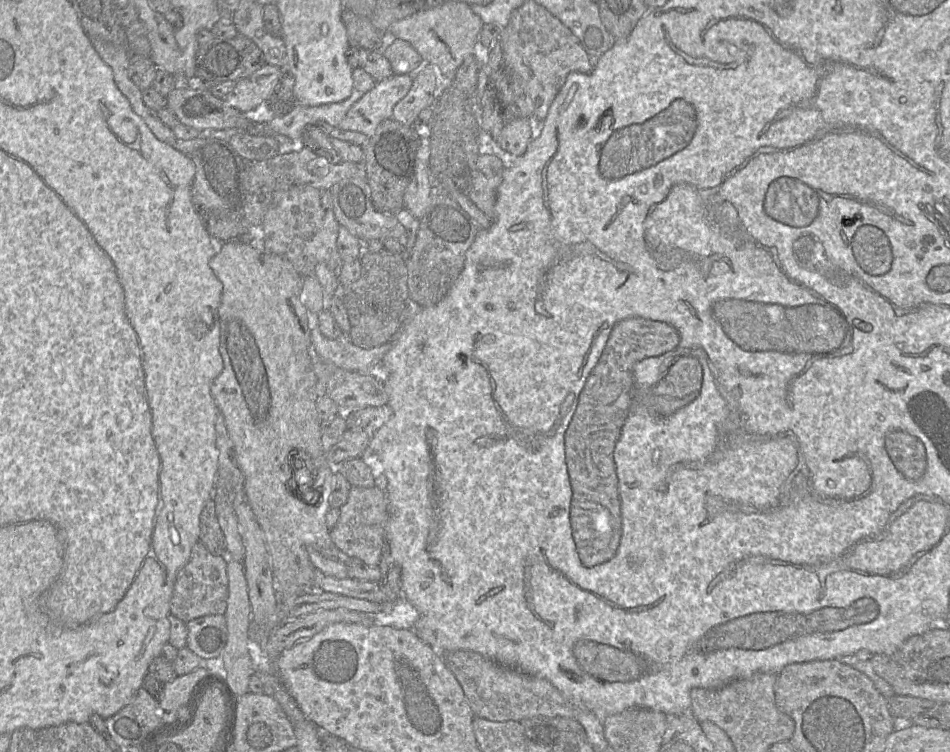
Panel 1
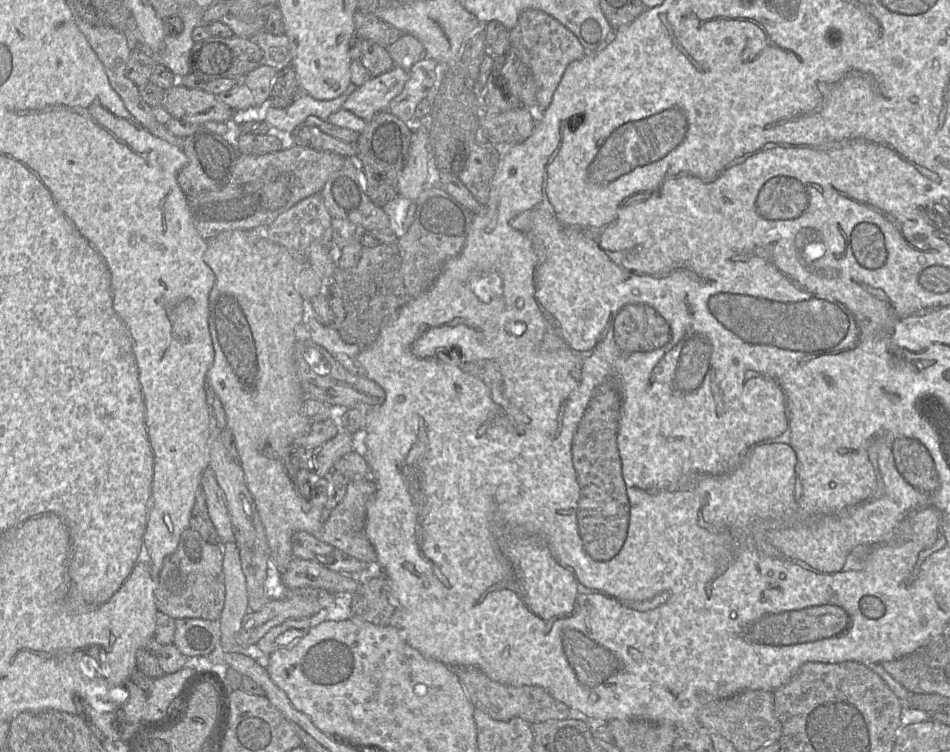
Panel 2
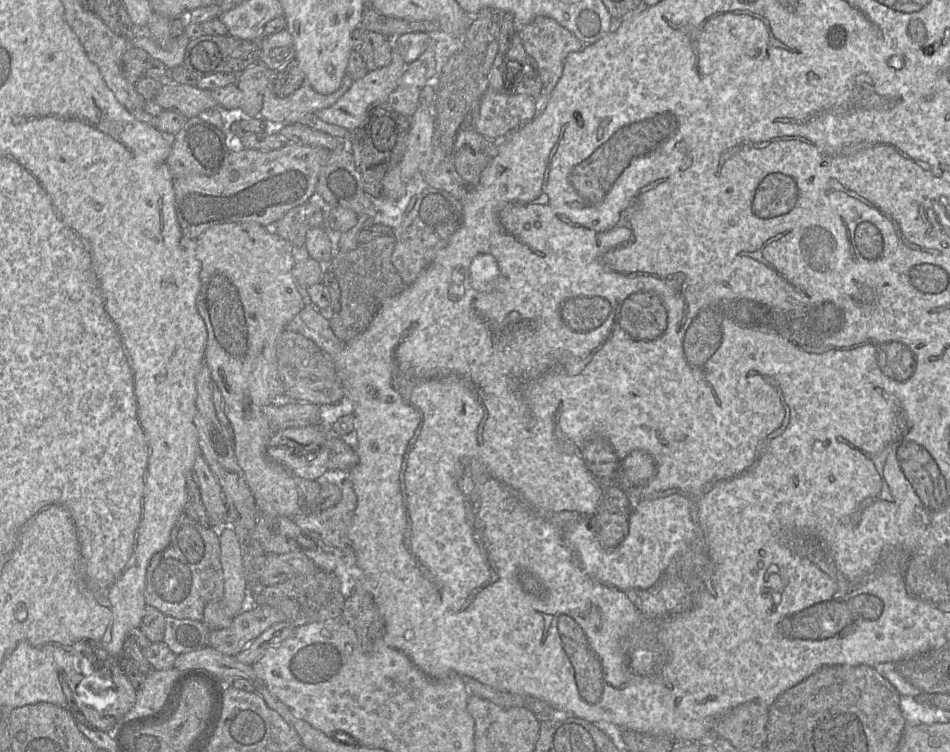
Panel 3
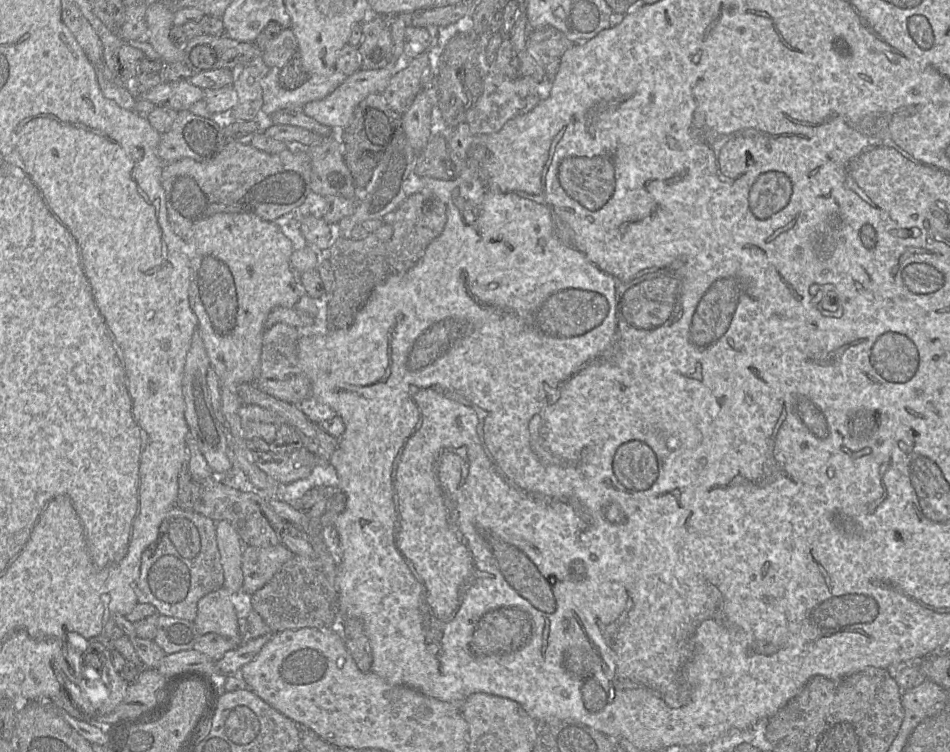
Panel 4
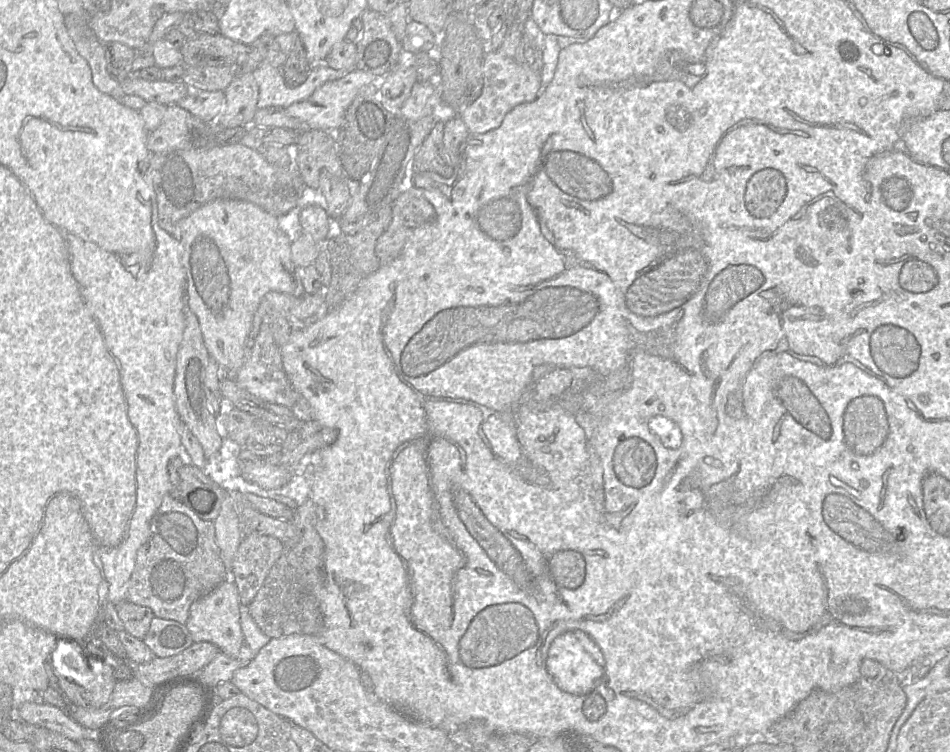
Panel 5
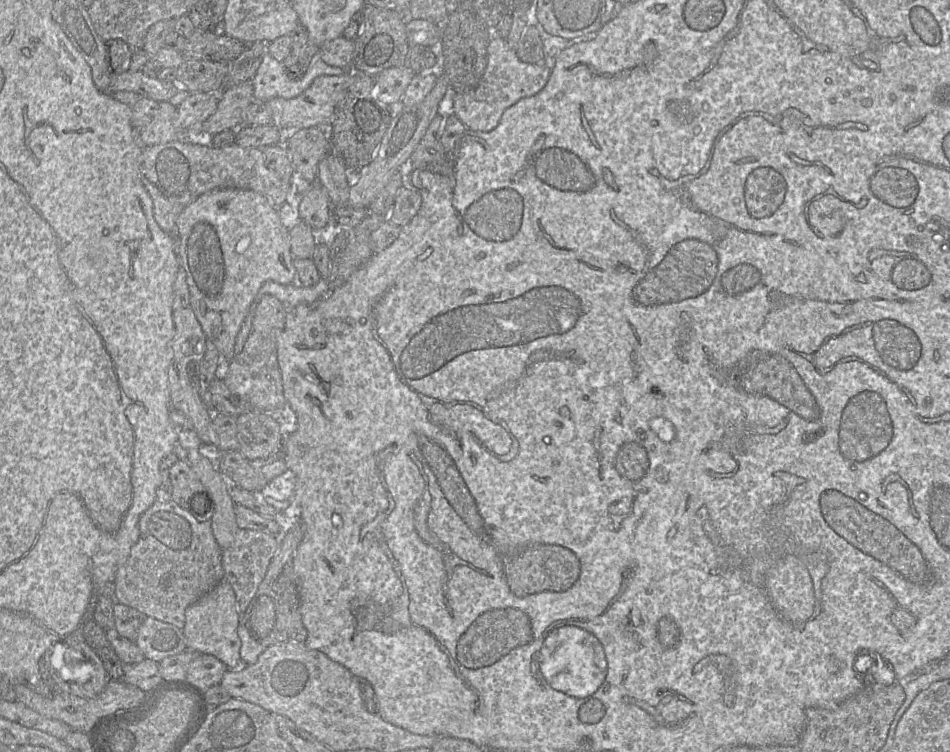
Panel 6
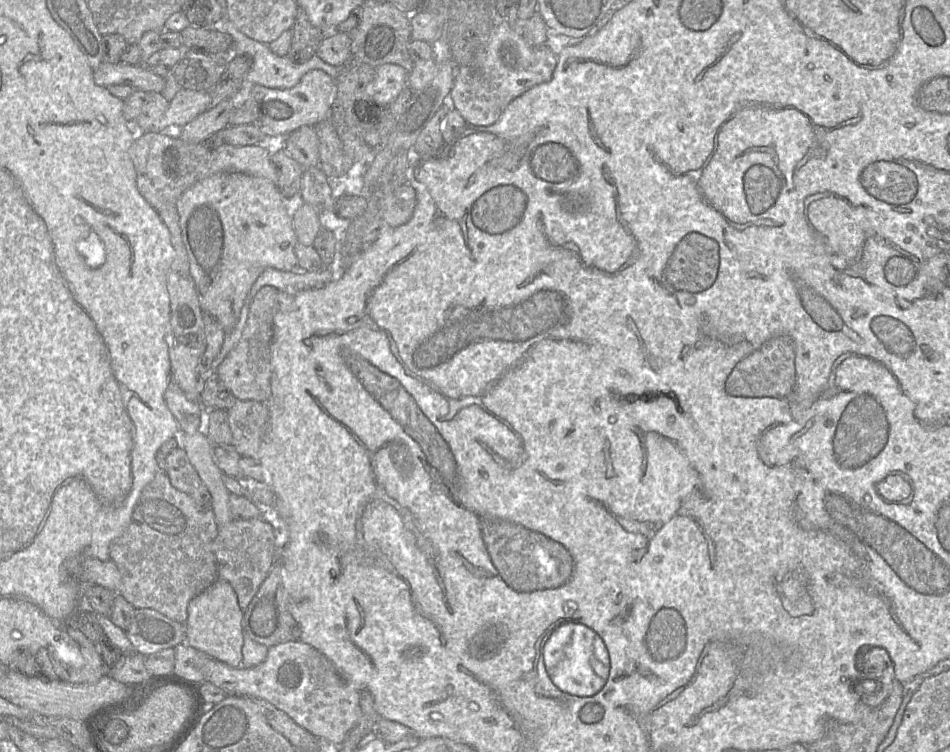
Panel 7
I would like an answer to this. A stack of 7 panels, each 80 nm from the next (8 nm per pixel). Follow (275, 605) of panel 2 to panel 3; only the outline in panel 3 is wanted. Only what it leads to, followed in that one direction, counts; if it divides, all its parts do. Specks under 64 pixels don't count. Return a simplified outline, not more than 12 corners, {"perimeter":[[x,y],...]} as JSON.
{"perimeter":[[269,605],[211,630],[209,646],[235,656],[266,629],[284,621]]}

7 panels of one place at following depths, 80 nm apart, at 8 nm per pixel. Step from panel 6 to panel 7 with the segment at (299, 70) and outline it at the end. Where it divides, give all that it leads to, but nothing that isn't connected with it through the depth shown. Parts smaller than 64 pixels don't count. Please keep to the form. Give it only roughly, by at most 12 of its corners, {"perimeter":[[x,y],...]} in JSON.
{"perimeter":[[298,6],[287,57],[296,64],[317,52],[323,32]]}

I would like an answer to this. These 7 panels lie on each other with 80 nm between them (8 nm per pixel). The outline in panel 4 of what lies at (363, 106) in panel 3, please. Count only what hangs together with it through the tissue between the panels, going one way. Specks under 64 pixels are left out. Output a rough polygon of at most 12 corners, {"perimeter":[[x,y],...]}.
{"perimeter":[[405,15],[388,18],[393,49],[377,70],[358,70],[332,93],[308,102],[305,115],[342,131],[357,105],[382,94],[408,61]]}

